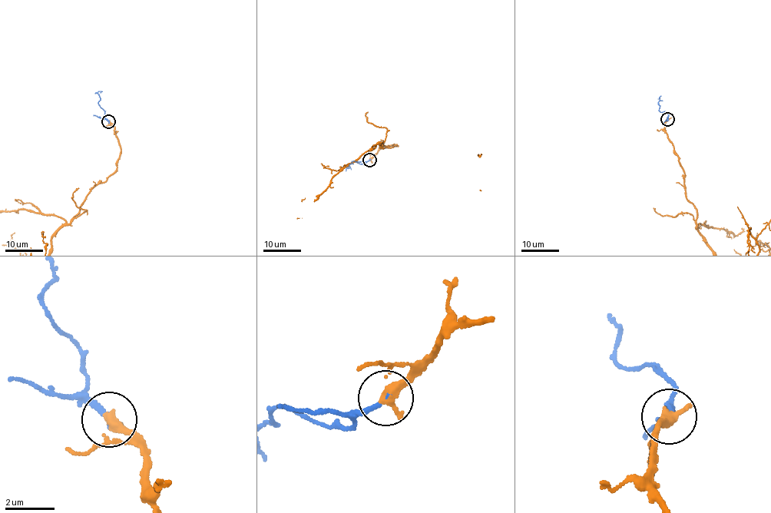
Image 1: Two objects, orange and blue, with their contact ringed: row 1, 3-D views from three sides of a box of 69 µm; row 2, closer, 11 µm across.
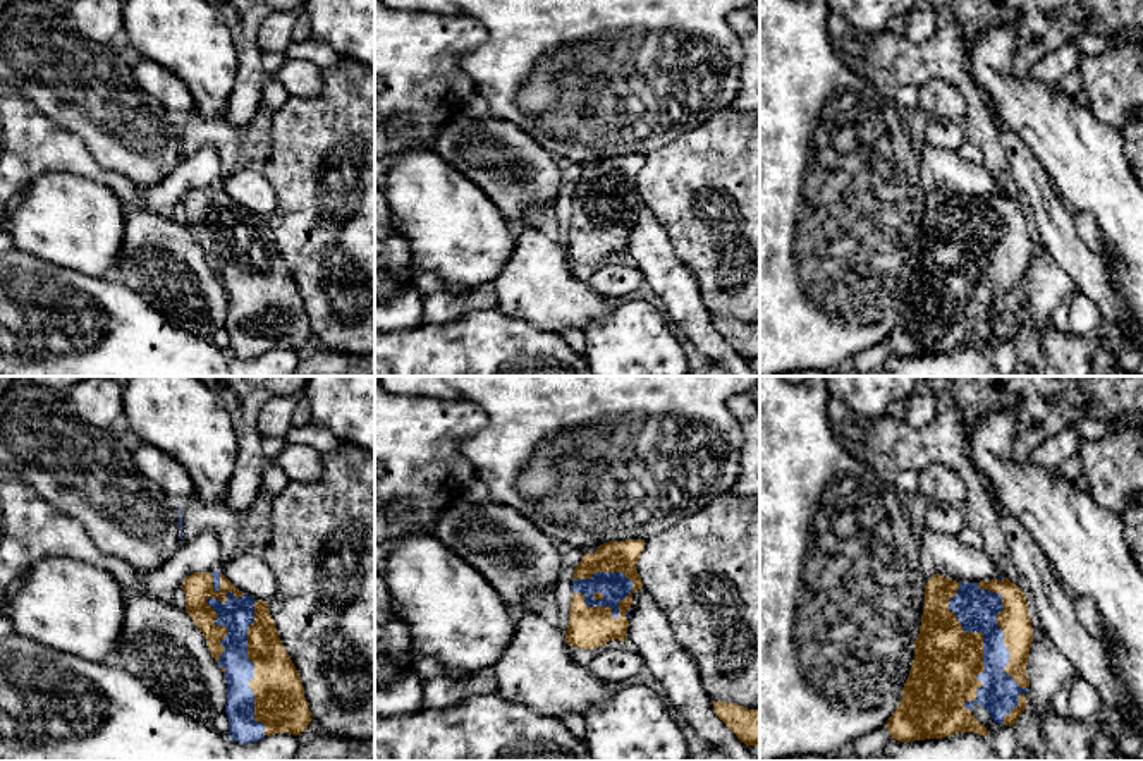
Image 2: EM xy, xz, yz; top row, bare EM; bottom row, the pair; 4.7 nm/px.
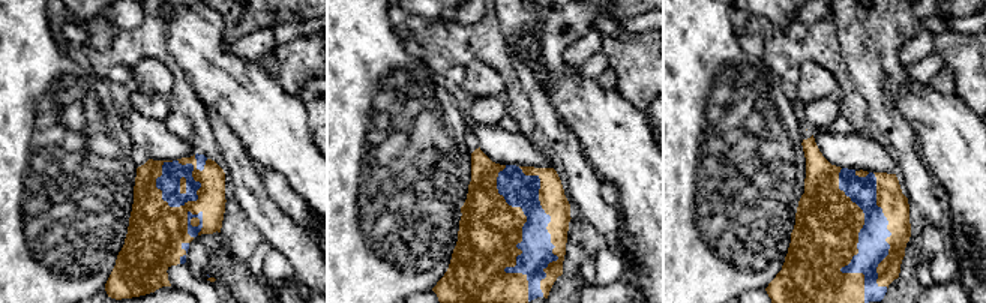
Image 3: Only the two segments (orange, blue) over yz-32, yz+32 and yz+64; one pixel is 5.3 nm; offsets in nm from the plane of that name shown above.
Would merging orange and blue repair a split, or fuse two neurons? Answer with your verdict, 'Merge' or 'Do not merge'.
Merge

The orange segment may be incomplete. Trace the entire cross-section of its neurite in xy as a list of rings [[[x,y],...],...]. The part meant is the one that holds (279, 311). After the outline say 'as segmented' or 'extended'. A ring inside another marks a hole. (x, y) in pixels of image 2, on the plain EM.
[[[220,186],[194,187],[180,203],[186,208],[186,227],[205,249],[225,290],[230,354],[249,359],[265,350],[304,347],[313,333],[303,295],[278,253],[268,218],[239,206]]]; extended

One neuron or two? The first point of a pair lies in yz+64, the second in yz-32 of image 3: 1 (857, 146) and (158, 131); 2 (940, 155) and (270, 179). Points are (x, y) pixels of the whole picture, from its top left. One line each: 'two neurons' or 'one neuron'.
1: one neuron
2: two neurons

